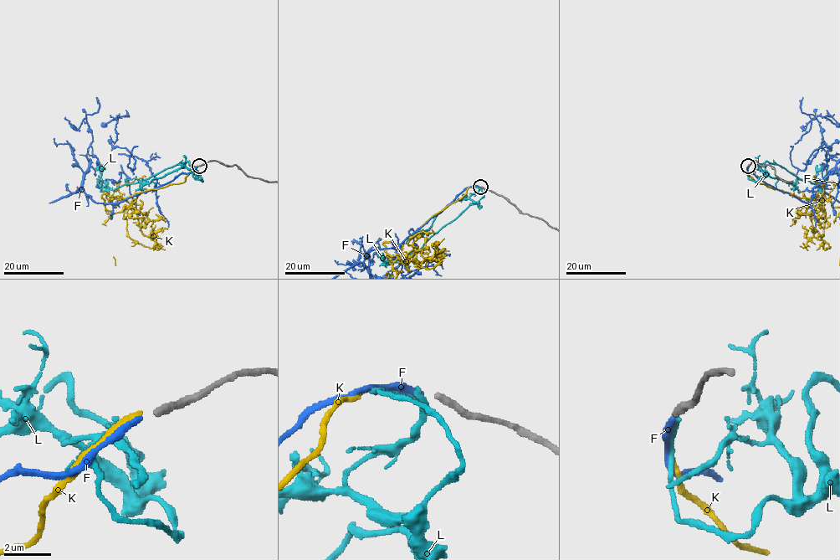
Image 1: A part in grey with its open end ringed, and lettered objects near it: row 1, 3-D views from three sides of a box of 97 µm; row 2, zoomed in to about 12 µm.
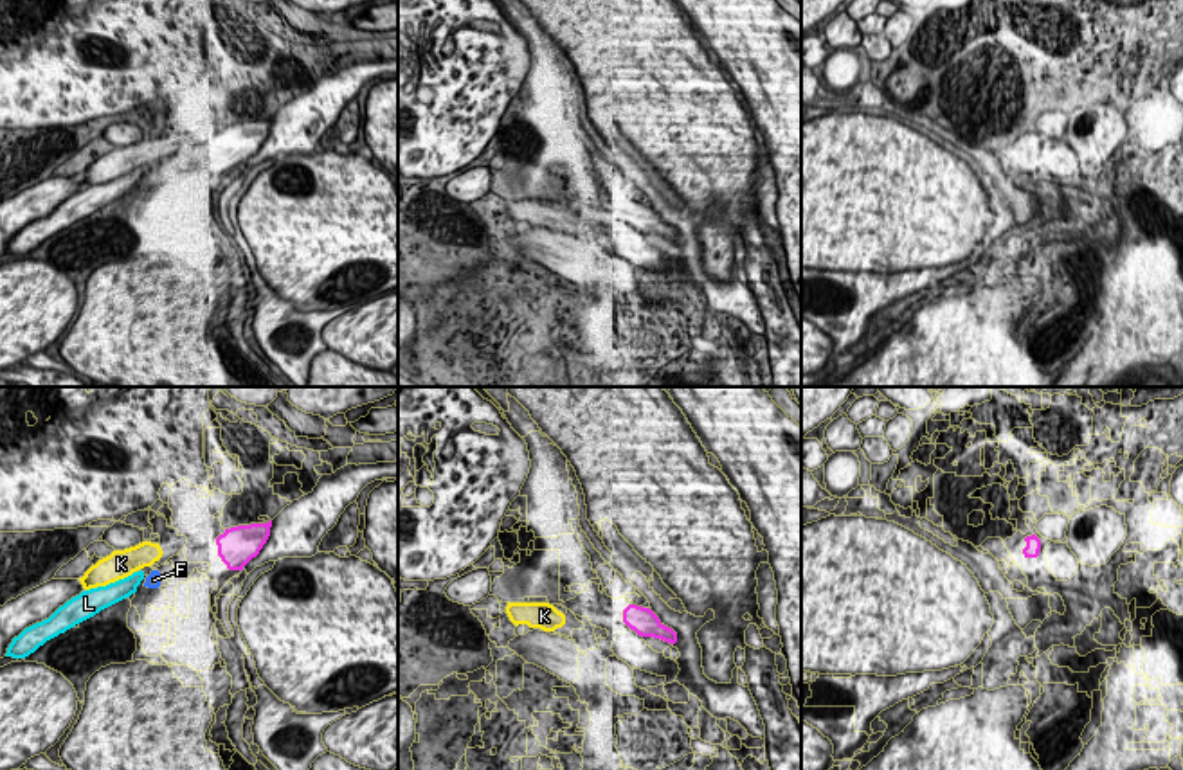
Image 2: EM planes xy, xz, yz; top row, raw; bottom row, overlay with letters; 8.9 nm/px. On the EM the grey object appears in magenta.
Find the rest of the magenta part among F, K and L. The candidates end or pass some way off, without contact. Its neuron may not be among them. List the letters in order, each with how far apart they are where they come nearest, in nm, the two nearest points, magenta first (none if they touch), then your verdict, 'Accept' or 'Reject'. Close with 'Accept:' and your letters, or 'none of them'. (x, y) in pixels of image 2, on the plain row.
F: Distance 550 nm. Across: xy (218, 152), (159, 170). Accept
K: Distance 480 nm. Across: xy (216, 141), (162, 150). Reject
L: Distance 700 nm. Across: xy (218, 152), (143, 170). Reject
Accept: F

